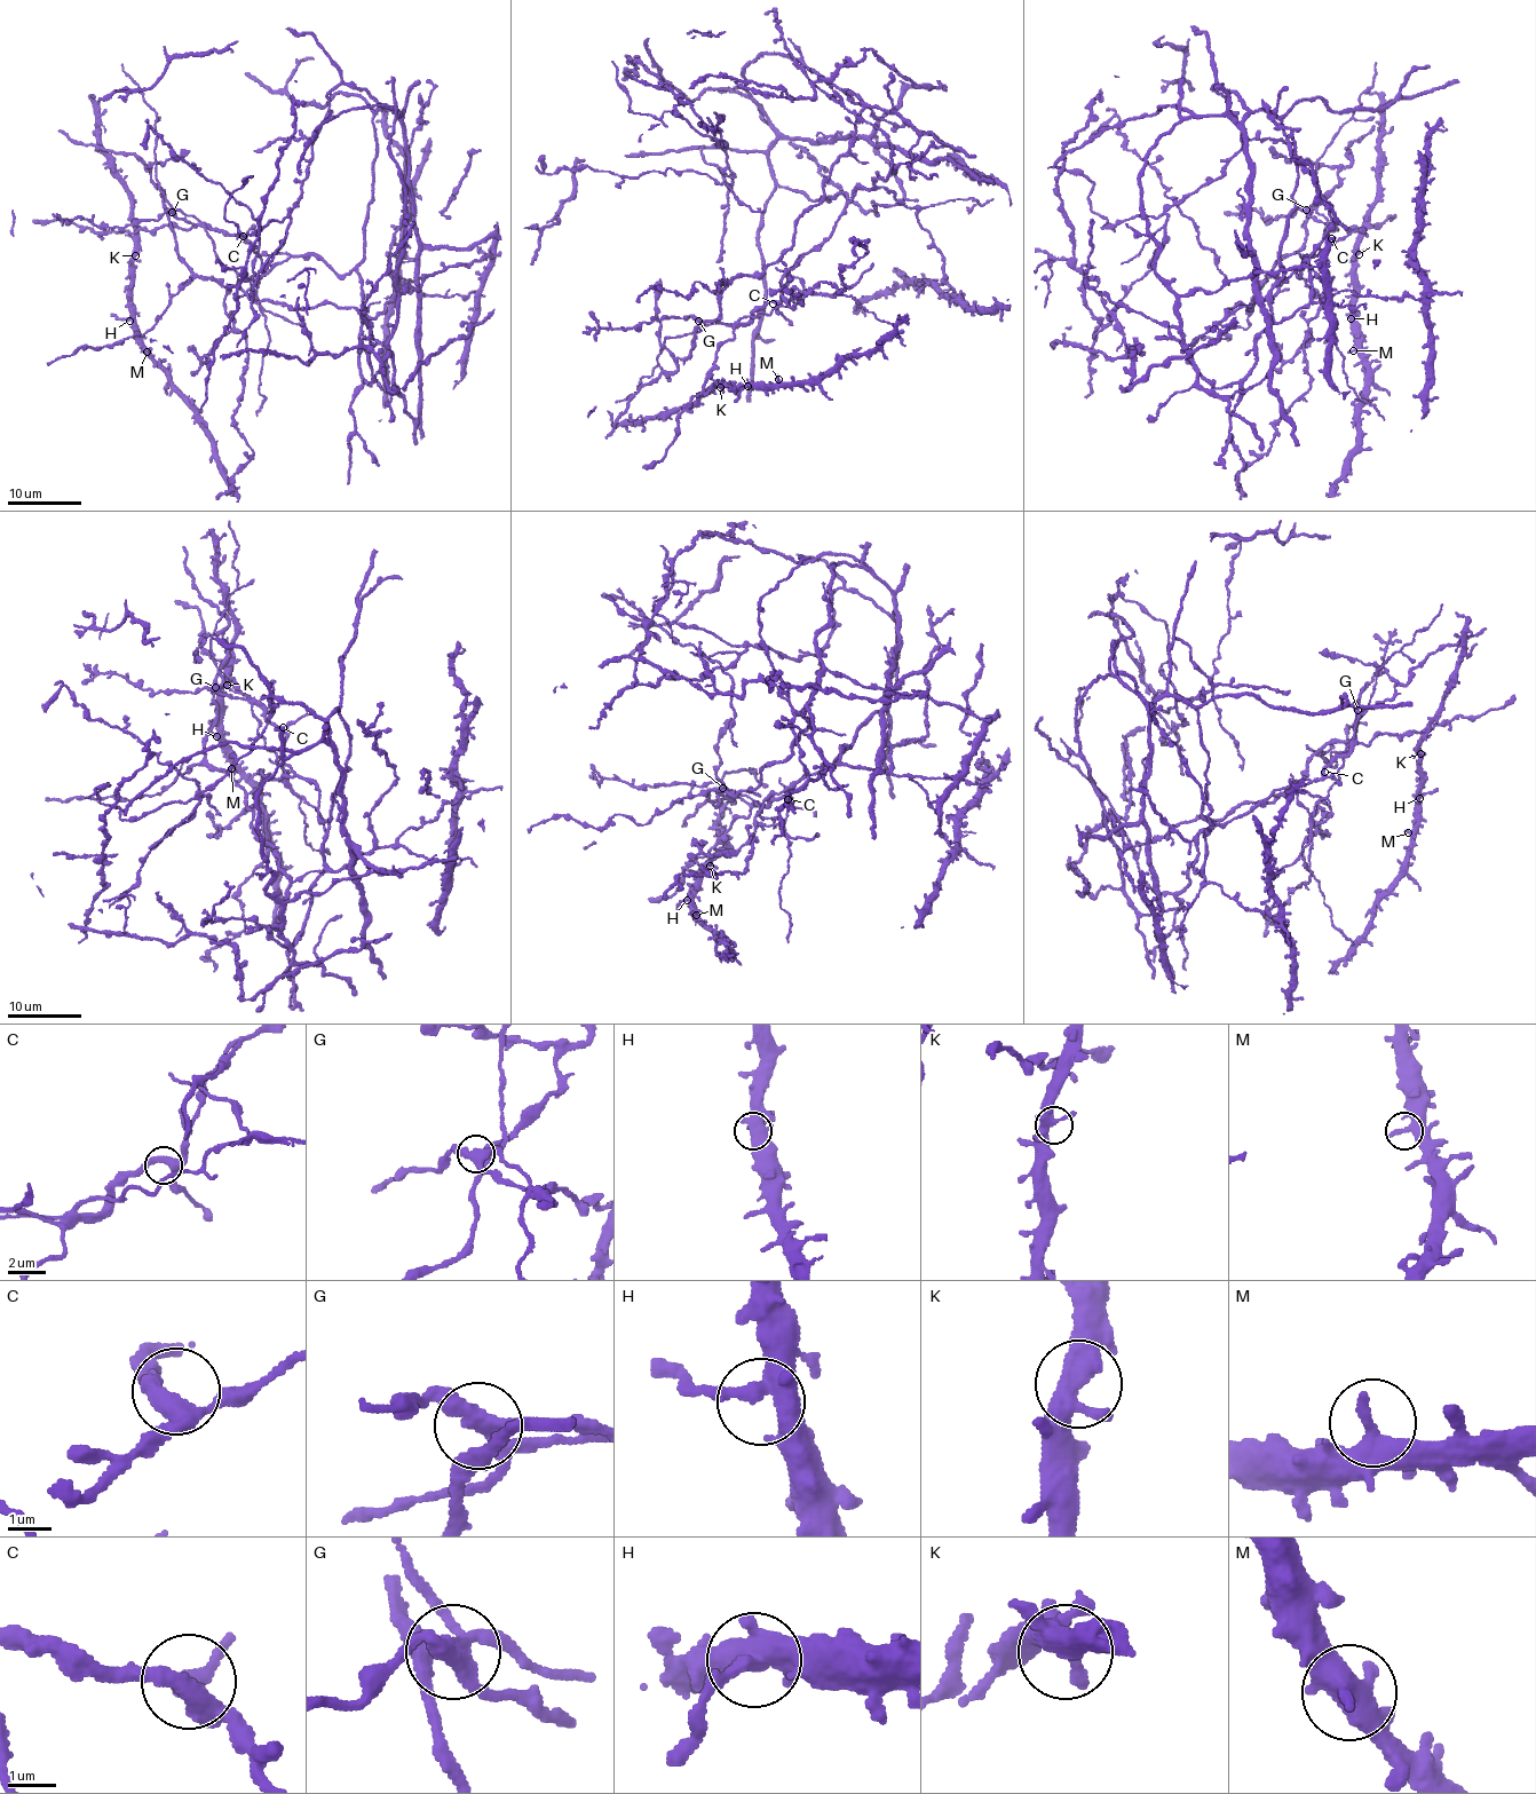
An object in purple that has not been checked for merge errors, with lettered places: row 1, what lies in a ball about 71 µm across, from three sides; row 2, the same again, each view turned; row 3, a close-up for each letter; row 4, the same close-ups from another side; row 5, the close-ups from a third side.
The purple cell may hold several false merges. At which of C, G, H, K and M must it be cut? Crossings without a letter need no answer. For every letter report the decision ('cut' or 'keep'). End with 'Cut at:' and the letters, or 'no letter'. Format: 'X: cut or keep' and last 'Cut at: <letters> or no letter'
C: keep
G: cut
H: keep
K: keep
M: keep
Cut at: G

